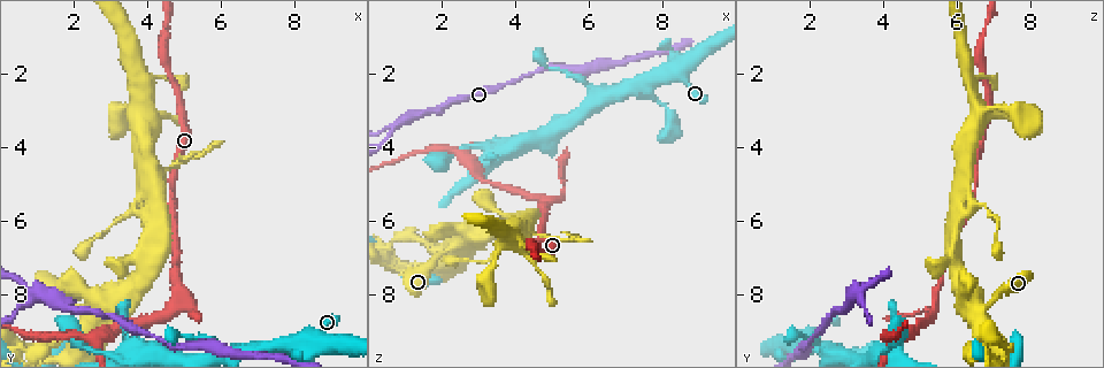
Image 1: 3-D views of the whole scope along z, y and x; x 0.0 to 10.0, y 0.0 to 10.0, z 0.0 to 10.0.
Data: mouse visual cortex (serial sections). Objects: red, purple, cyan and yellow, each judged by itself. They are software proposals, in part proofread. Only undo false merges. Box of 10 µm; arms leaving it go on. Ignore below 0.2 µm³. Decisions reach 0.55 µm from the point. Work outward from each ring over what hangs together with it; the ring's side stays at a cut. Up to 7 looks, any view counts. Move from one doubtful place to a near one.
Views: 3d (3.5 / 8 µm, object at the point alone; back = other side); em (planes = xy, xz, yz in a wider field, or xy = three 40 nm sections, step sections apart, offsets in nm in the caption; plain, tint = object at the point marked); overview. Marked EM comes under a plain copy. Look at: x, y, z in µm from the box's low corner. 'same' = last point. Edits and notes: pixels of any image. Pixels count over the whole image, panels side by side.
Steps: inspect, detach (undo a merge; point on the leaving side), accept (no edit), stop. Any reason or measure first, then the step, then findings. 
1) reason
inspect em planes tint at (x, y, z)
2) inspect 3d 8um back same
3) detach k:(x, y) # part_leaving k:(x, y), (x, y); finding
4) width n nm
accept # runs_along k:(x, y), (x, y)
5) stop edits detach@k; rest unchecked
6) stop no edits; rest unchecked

branch point
inspect 3d 3.5um at (0.90, 8.00, 3.30)

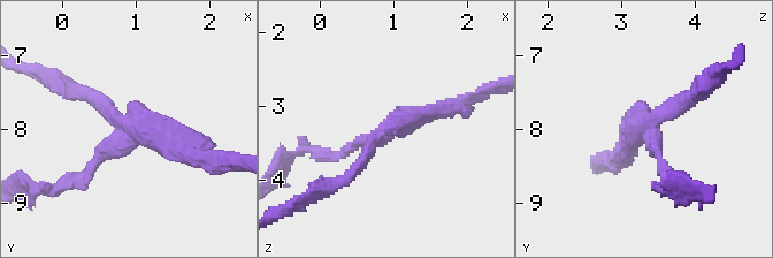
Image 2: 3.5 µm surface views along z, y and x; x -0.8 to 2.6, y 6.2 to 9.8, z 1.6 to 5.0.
now the EM
inspect em xy step 3 tint at (0.90, 7.95, 3.30)

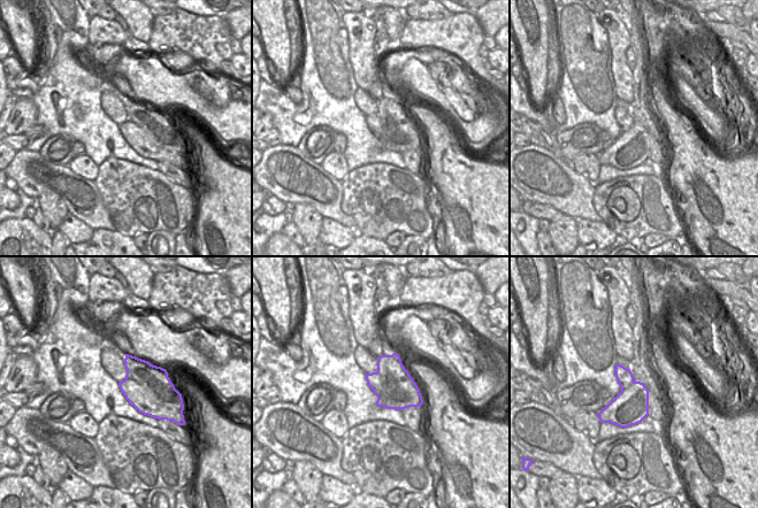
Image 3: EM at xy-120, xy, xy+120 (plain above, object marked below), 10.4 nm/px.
arms 3; arm_widths 150, 200, 250 nm
detach 2:(94, 162) # two cells meet here

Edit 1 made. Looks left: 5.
redraw
inspect overview

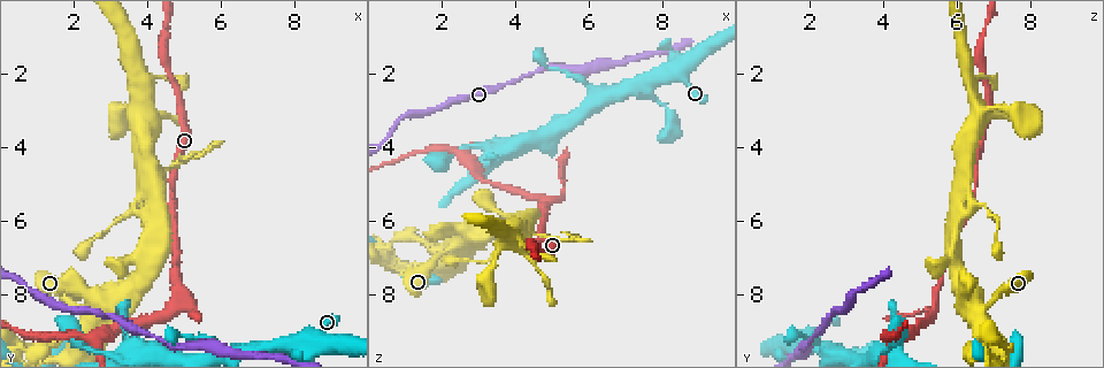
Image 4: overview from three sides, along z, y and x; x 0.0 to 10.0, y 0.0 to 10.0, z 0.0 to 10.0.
abrupt turn
inspect 3d 3.5um back at (5.10, 8.05, 5.40)

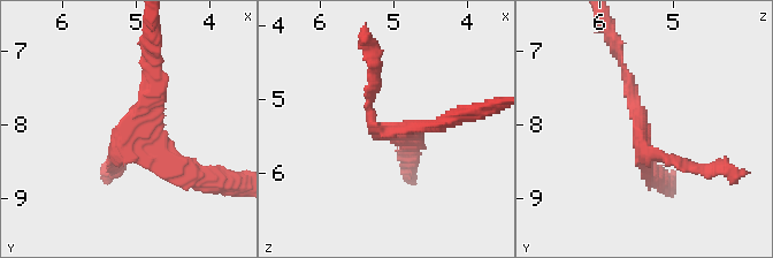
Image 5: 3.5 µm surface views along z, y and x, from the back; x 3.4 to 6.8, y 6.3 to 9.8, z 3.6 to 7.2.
need the tissue
inspect em xy step 1 tint at (5.05, 8.05, 5.45)

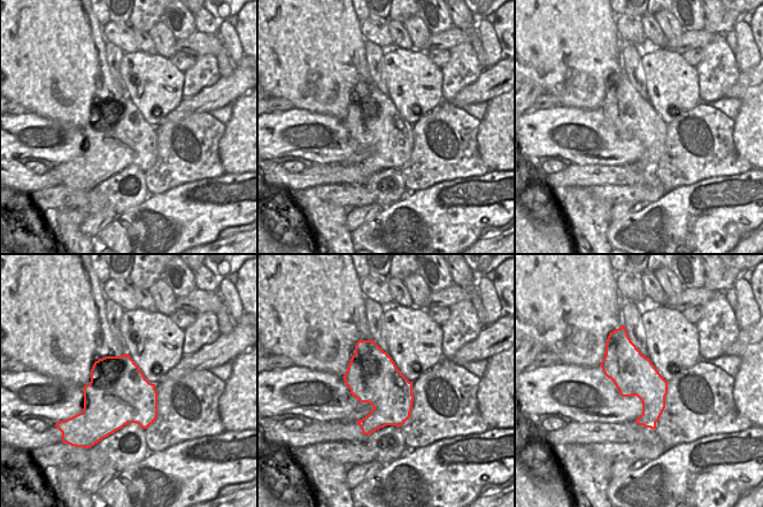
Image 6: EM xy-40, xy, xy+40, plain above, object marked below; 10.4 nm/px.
accept # runs_along 5:(152, 60), (131, 128), (188, 174); continuous, no second cell

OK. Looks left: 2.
a narrow waist
inspect 3d 3.5um at (2.40, 8.85, 6.65)

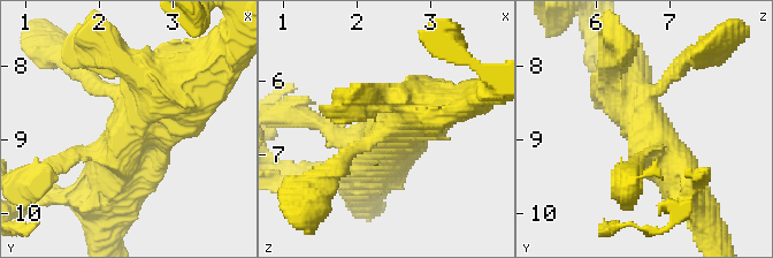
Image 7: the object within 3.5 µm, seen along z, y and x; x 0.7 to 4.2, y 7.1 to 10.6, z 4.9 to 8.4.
accept # runs_along 7:(659, 86), (648, 129), (691, 199); one cell here

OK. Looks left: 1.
stop edits detach@2; rest unchecked

